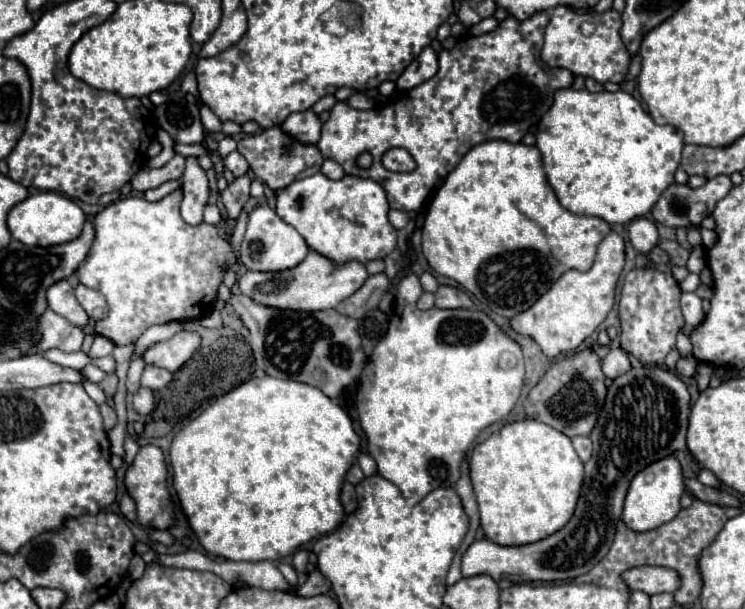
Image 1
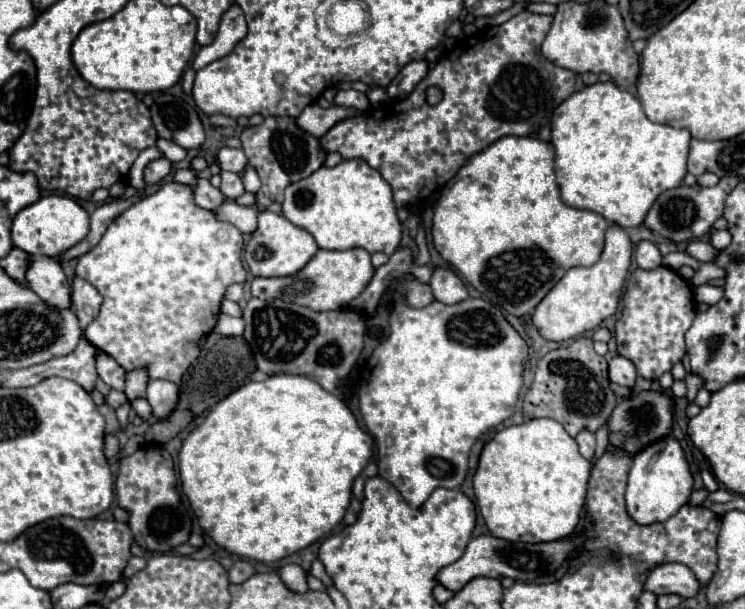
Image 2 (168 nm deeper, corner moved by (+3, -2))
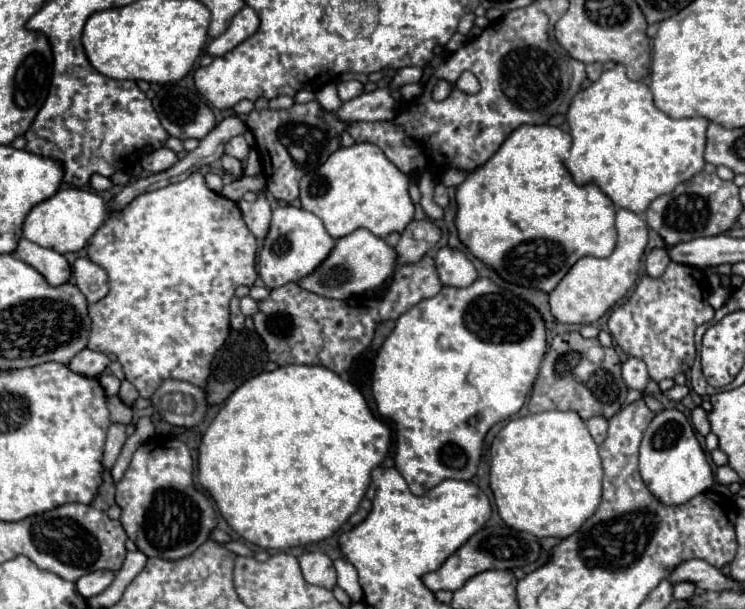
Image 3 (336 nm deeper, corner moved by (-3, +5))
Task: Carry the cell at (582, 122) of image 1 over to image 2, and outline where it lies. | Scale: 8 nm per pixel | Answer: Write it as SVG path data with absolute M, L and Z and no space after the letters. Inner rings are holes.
M613 81L595 83L569 95L551 119L551 143L555 147L555 173L561 187L561 197L567 205L589 209L603 215L607 221L621 227L637 227L643 223L653 201L667 189L679 187L687 175L691 133L669 125L653 123L645 117L637 97L619 89Z

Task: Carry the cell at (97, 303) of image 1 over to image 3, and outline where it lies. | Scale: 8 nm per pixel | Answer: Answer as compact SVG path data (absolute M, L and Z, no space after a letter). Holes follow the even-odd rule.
M77 258L73 264L73 276L77 288L85 294L89 304L99 302L103 296L107 296L107 274L101 266L93 264L89 258Z

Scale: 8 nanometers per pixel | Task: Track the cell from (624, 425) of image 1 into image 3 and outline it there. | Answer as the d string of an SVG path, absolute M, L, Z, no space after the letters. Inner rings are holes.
M507 526L483 528L477 534L473 534L453 556L449 556L439 570L425 574L423 582L425 582L425 586L431 592L437 592L437 590L451 590L451 592L455 592L475 574L481 574L481 572L493 570L493 568L499 568L499 570L523 568L527 564L537 562L539 554L541 554L541 544L531 534L515 532L515 530L507 528Z

